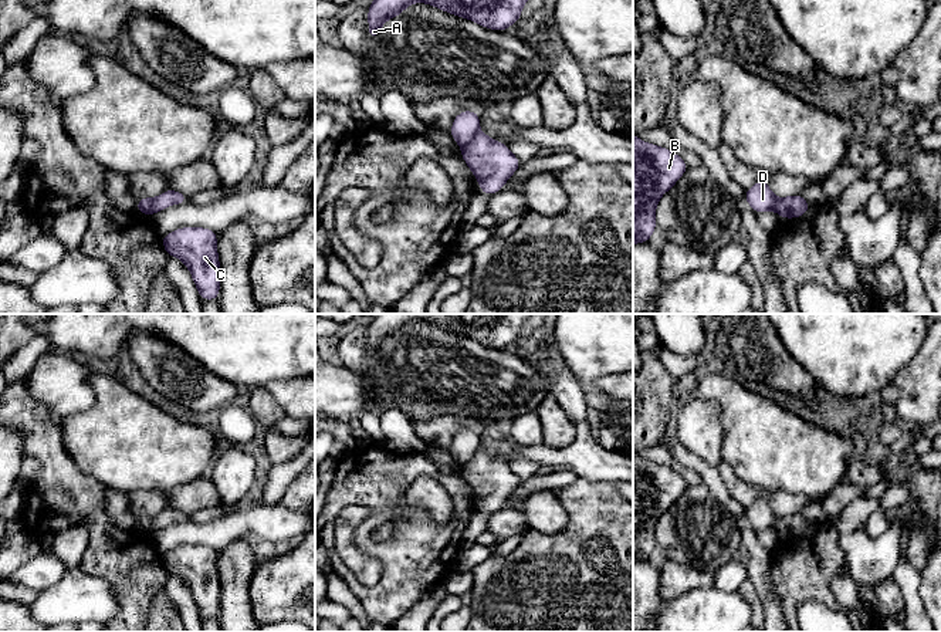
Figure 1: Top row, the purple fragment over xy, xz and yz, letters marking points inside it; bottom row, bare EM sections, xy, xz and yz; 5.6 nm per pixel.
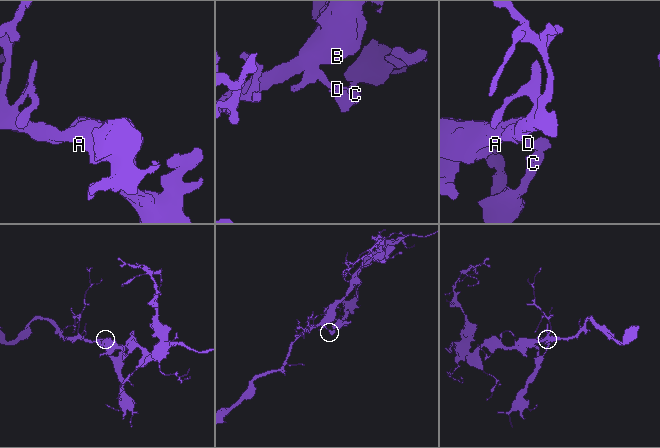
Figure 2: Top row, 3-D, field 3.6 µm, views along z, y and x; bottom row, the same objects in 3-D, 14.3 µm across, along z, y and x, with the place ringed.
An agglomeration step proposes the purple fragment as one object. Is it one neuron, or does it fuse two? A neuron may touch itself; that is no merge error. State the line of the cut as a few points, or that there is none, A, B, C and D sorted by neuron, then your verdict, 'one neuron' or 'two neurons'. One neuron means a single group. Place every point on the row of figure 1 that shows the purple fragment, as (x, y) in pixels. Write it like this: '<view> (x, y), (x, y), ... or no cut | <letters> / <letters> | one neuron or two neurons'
xz (479, 131), (461, 148) | A B D / C | two neurons

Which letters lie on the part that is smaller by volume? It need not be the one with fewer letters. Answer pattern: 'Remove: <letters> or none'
Remove: C

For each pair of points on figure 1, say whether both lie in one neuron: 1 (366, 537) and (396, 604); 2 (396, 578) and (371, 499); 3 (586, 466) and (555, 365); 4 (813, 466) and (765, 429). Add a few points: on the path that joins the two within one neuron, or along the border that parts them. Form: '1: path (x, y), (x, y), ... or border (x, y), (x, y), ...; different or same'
1: path (382, 554), (396, 568), (396, 587); same
2: path (386, 558), (366, 538), (366, 529), (375, 519); same
3: path (584, 440), (576, 408), (567, 391); same
4: path (802, 458), (791, 455), (777, 440); same

